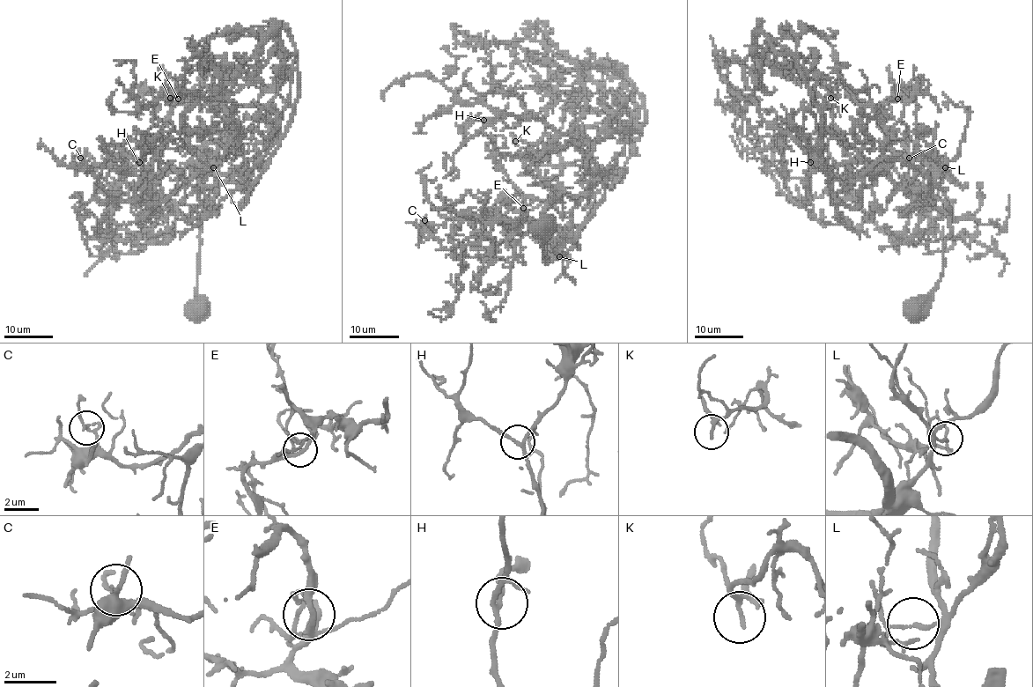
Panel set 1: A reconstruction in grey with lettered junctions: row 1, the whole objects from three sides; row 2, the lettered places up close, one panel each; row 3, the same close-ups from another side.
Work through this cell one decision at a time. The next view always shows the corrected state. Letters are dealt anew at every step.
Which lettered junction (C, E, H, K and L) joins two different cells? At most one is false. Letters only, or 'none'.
L

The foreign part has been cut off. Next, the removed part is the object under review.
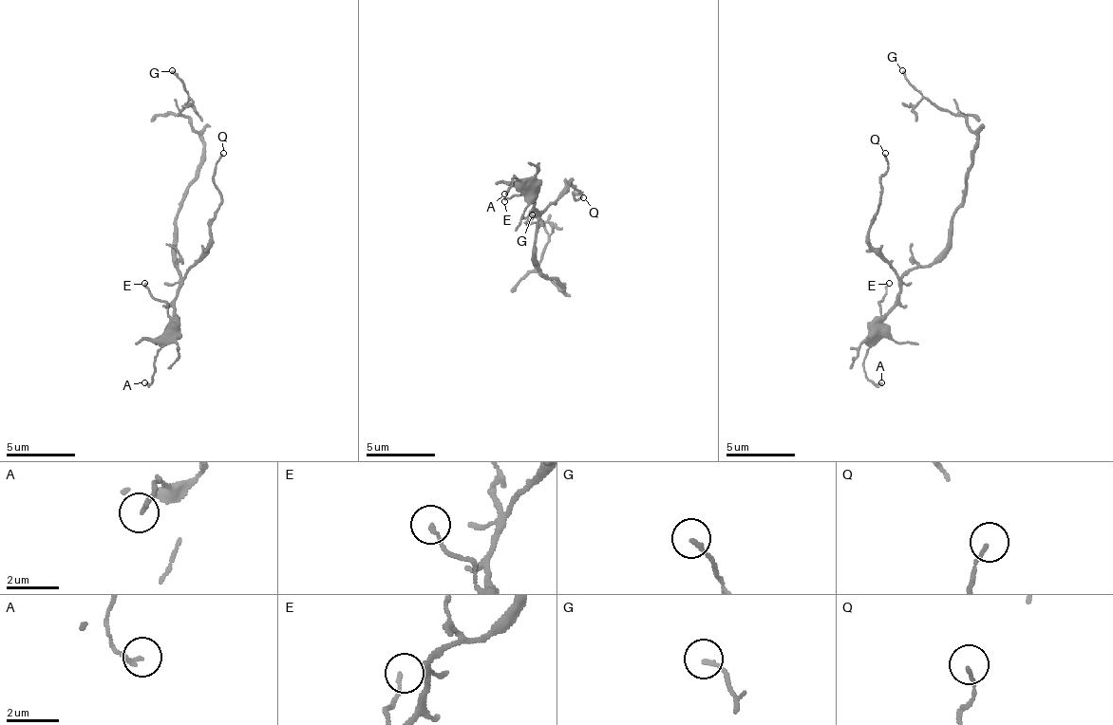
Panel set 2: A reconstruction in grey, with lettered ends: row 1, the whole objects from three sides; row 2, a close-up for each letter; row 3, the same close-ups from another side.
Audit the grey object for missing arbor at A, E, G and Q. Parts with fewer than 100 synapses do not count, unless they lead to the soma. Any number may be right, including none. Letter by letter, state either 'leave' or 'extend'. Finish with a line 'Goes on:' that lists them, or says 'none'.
A: leave
E: leave
G: leave
Q: leave
Goes on: none

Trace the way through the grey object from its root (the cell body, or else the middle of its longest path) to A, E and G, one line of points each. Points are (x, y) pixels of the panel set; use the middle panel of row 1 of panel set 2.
A: (535, 266), (535, 225), (538, 221), (535, 201), (515, 176), (504, 194)
E: (535, 266), (535, 225), (538, 221), (535, 201), (528, 194), (515, 194), (504, 201)
G: (535, 266), (562, 287), (552, 283), (538, 266), (549, 232), (545, 225), (532, 214)

